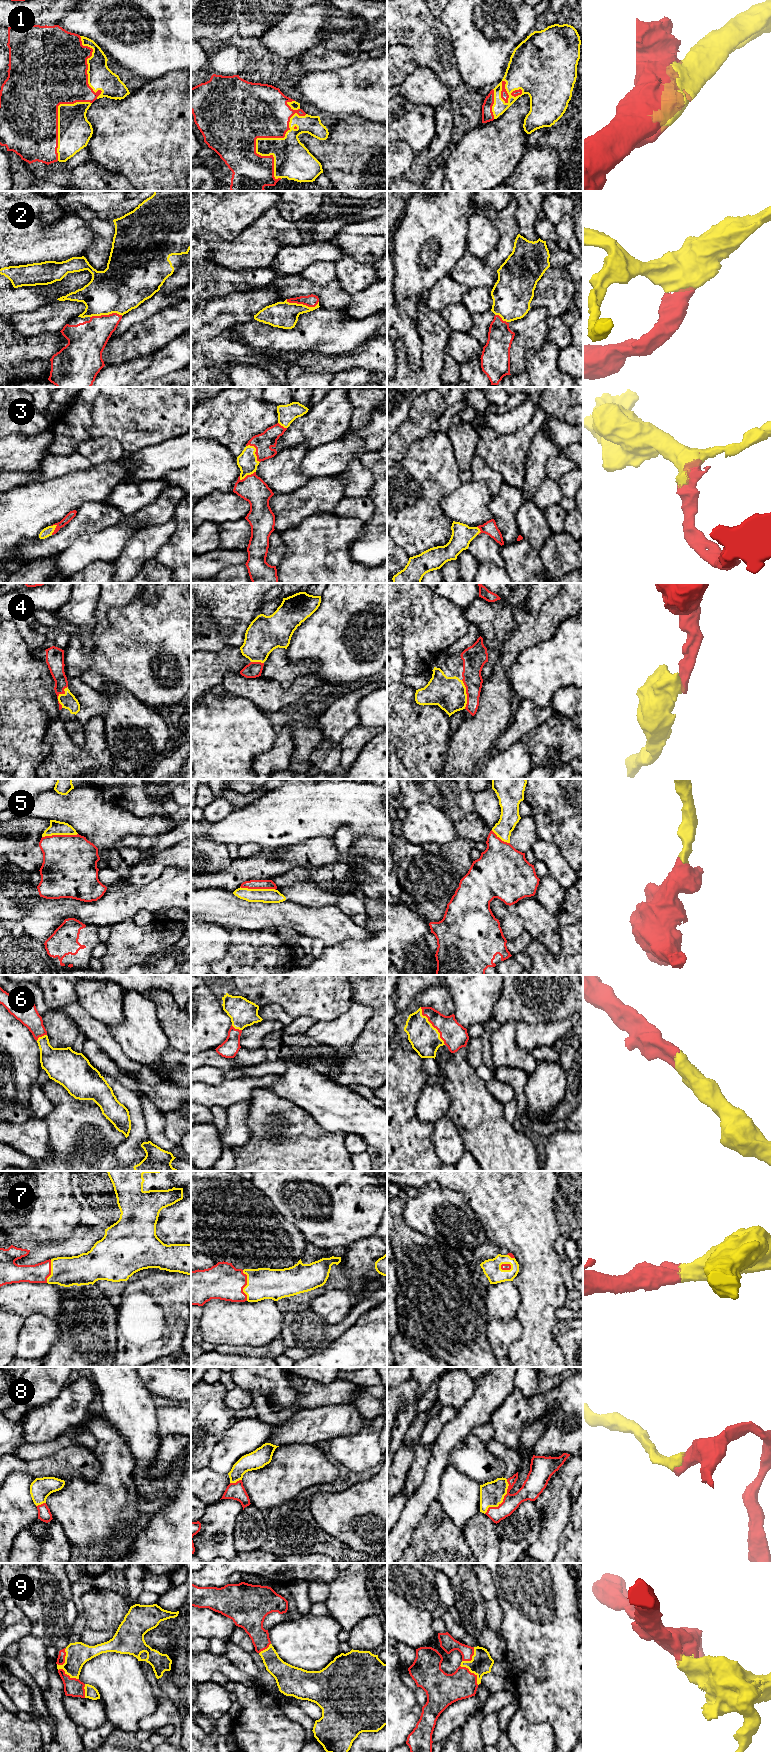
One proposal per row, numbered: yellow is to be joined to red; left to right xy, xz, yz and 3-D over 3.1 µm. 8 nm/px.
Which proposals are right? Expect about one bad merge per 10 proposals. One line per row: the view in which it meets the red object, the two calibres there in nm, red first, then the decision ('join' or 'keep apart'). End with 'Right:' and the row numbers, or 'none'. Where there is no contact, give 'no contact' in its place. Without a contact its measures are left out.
1: contact in xz; calibres 480 and 260 nm; join
2: contact in xz; calibres 100 and 220 nm; join
3: contact in xz; calibres 150 and 160 nm; join
4: contact in yz; calibres 160 and 280 nm; join
5: contact in xy; calibres 440 and 110 nm; join
6: contact in yz; calibres 200 and 240 nm; join
7: contact in xz; calibres 300 and 260 nm; join
8: contact in yz; calibres 160 and 190 nm; join
9: contact in yz; calibres 240 and 170 nm; join
Right: 1, 2, 3, 4, 5, 6, 7, 8, 9

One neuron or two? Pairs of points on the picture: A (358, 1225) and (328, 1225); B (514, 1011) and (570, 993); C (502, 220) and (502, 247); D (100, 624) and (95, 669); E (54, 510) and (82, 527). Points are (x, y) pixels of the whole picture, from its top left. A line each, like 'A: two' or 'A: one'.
A: one
B: one
C: one
D: two
E: two

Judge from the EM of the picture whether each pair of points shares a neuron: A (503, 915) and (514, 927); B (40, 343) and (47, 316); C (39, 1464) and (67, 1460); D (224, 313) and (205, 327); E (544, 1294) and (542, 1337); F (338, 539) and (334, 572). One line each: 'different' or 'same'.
A: same
B: different
C: same
D: same
E: same
F: same

